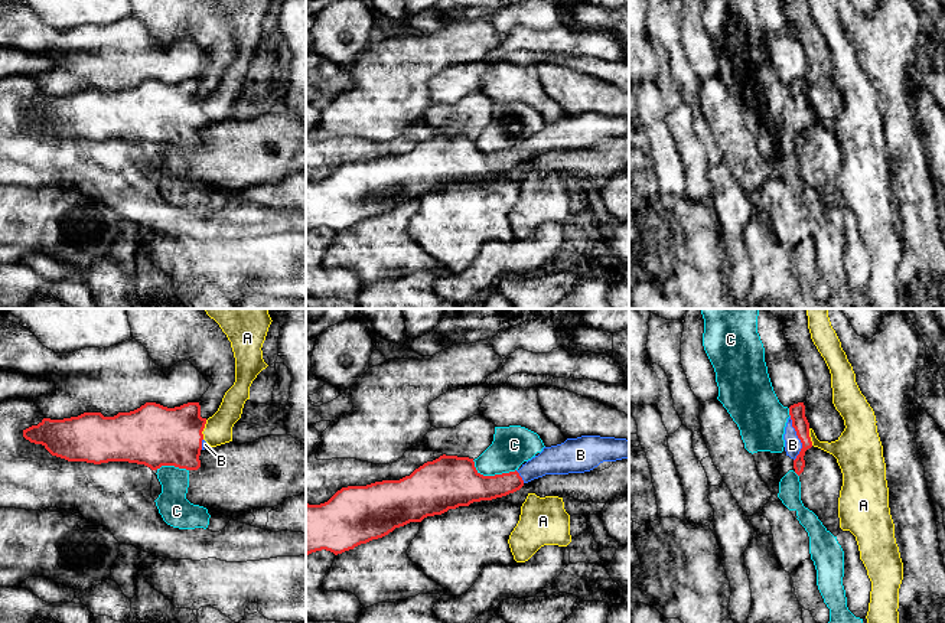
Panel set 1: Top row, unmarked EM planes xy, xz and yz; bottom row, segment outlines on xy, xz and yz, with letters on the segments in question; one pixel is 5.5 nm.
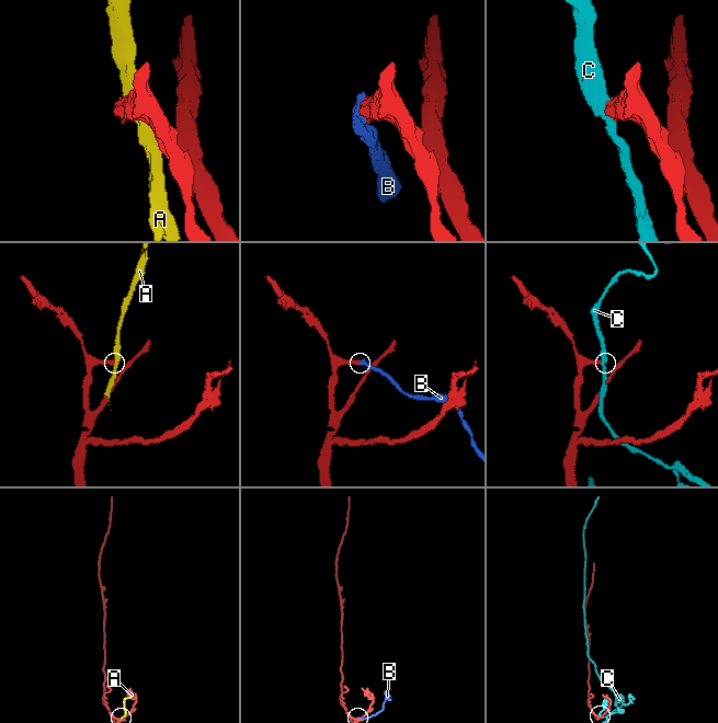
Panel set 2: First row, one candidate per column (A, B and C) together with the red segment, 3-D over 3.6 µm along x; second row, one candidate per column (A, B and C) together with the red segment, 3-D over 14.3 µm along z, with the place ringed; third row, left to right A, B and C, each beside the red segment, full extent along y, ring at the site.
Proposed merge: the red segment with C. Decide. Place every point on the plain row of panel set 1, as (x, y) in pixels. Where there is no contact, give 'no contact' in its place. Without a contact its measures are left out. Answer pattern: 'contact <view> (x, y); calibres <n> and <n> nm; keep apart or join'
contact xz (492, 153); calibres 300 and 220 nm; keep apart

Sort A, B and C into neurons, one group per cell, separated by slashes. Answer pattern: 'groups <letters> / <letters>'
groups A / B / C

